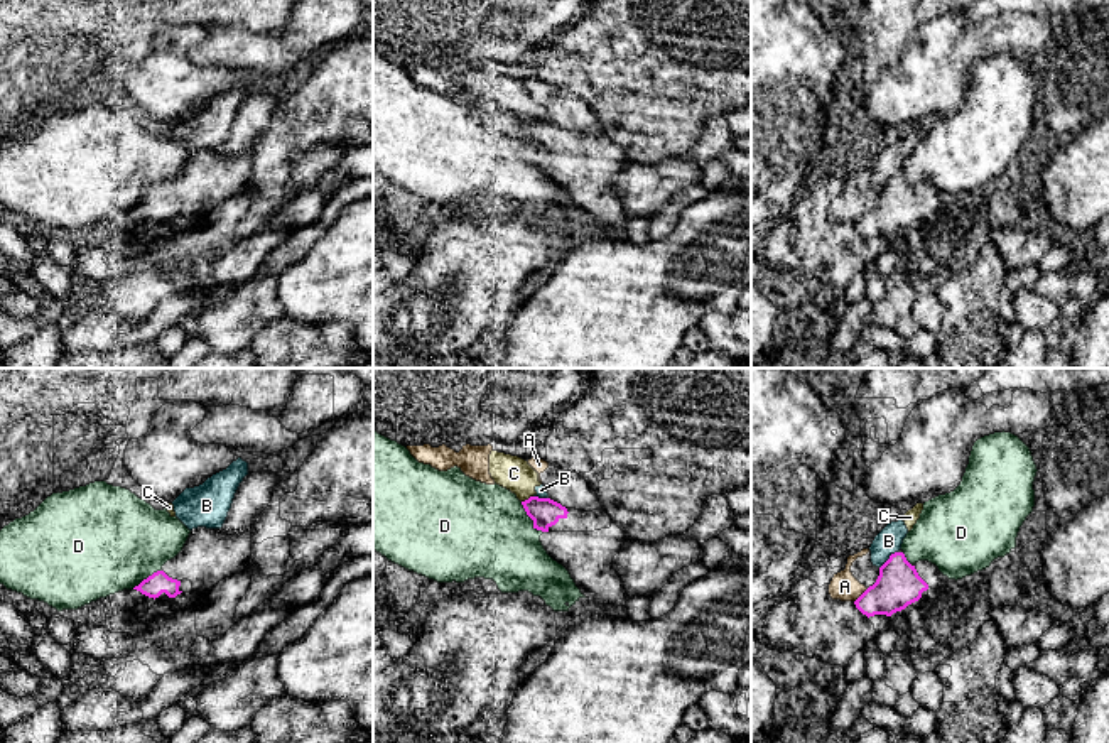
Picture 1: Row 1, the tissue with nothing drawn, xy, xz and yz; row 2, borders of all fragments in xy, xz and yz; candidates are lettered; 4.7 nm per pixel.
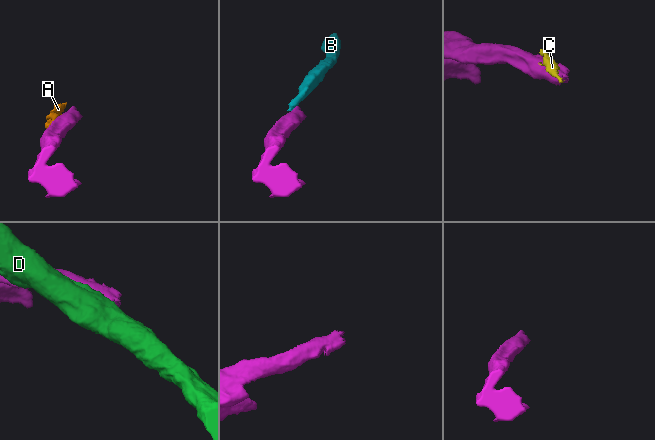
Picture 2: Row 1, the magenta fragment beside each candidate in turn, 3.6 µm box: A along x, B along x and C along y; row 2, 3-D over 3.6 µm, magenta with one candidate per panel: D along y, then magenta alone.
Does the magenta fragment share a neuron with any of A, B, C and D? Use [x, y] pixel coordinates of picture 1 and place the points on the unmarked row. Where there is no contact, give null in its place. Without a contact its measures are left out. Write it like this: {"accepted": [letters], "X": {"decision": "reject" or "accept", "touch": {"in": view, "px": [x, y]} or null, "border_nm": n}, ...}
{"accepted": [], "A": {"decision": "reject", "touch": {"in": "yz", "px": [861, 216]}, "border_nm": 100}, "B": {"decision": "reject", "touch": {"in": "yz", "px": [888, 181]}, "border_nm": 120}, "C": {"decision": "reject", "touch": {"in": "xz", "px": [529, 120]}, "border_nm": 70}, "D": {"decision": "reject", "touch": {"in": "xz", "px": [530, 139]}, "border_nm": 190}}

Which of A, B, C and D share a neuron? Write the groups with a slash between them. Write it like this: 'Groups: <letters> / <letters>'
Groups: A B C / D

